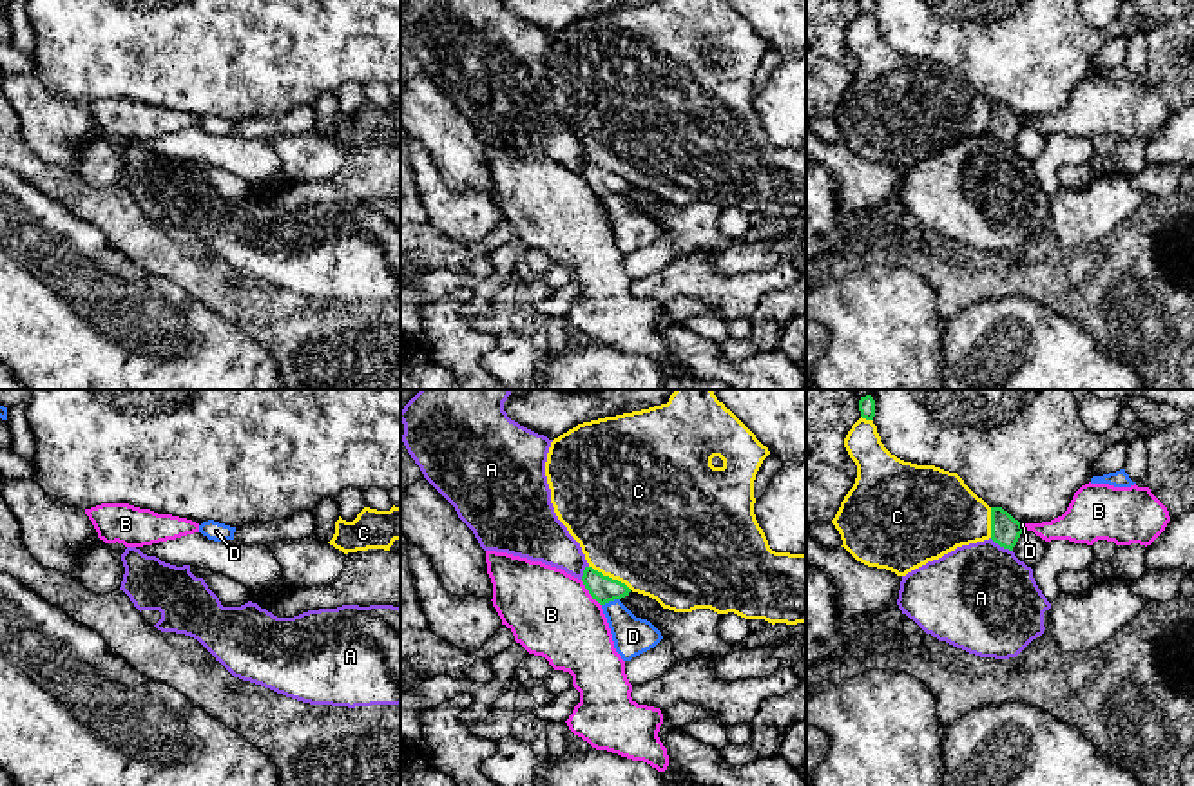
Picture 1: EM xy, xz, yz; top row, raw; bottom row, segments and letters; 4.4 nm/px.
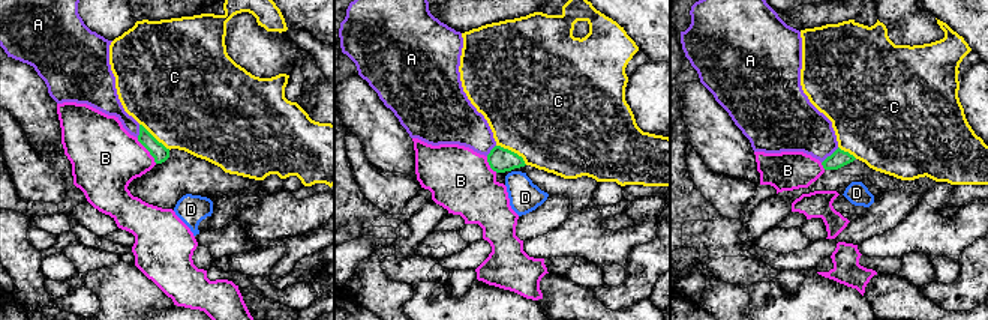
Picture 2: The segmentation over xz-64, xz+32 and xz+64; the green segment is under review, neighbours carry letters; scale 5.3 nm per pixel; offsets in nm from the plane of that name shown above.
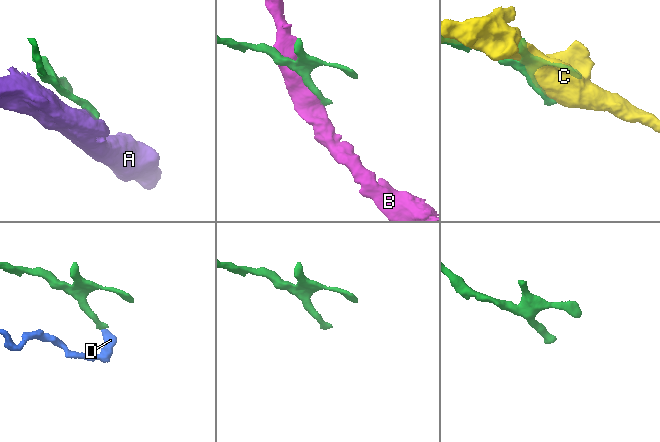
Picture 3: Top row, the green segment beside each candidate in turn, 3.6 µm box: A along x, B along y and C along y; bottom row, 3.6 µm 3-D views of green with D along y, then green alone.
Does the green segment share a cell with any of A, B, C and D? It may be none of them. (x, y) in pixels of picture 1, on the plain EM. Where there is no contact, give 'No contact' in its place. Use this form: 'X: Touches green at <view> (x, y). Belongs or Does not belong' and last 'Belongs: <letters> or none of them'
A: Touches green at yz (1001, 140). Does not belong
B: Touches green at xz (589, 187). Does not belong
C: Touches green at xz (611, 172). Does not belong
D: Touches green at xz (609, 194). Does not belong
Belongs: none of them

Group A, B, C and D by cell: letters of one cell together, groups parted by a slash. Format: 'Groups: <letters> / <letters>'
Groups: A / B / C / D

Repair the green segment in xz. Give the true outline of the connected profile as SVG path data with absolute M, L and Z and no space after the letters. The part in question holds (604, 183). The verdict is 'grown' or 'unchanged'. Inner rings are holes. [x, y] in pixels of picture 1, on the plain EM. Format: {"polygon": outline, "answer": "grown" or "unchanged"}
{"polygon": "M585 161L582 176L589 185L589 188L592 190L592 194L596 194L600 199L605 199L614 194L621 194L631 187L631 183L625 177L603 170L592 161Z", "answer": "unchanged"}

